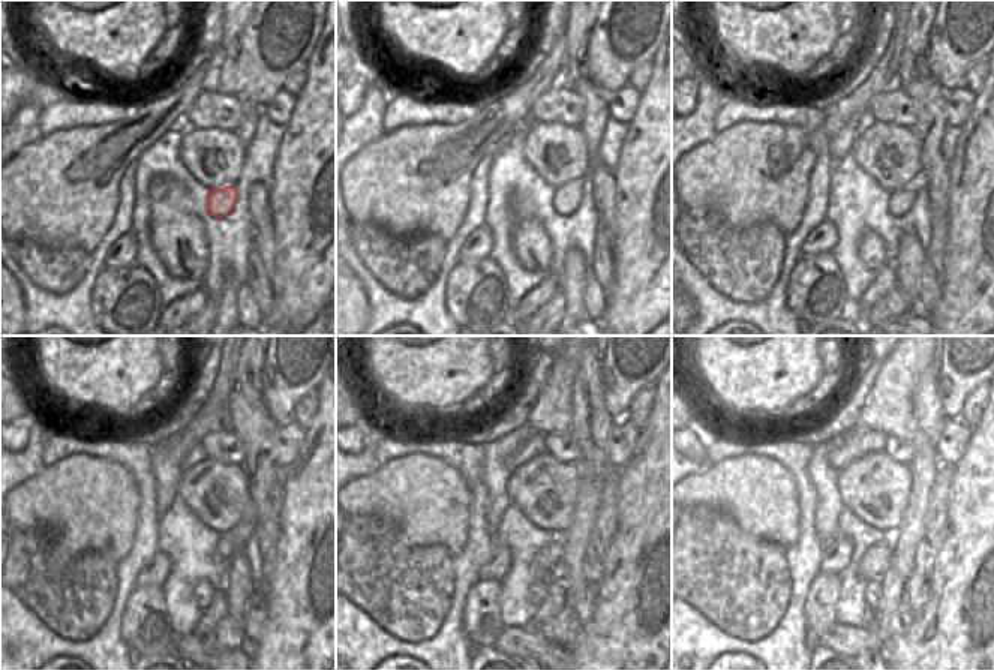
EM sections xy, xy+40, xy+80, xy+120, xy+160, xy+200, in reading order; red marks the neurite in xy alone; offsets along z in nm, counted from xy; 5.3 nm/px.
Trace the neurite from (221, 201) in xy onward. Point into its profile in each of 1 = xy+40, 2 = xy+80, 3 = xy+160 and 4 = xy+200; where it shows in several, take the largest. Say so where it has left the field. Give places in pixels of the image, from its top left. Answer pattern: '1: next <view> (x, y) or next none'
1: next xy+40 (565, 198)
2: next xy+80 (900, 201)
3: next xy+160 (546, 558)
4: next xy+200 (876, 559)

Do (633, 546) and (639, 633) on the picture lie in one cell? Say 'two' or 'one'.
one

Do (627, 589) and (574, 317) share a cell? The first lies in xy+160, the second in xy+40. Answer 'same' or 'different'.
different

